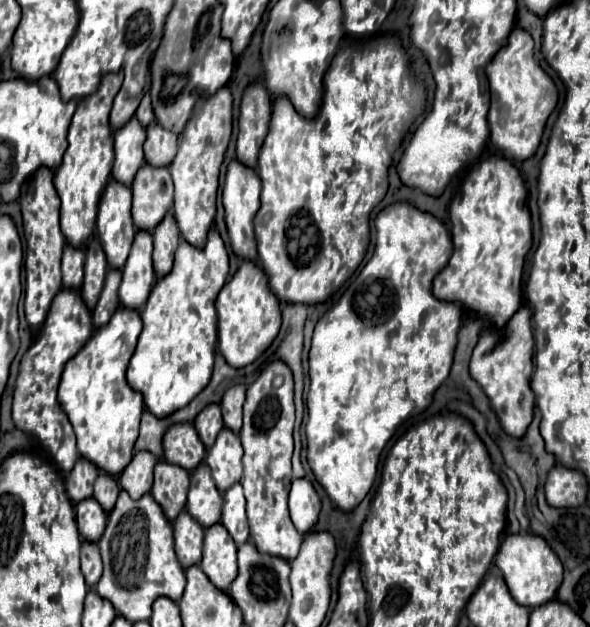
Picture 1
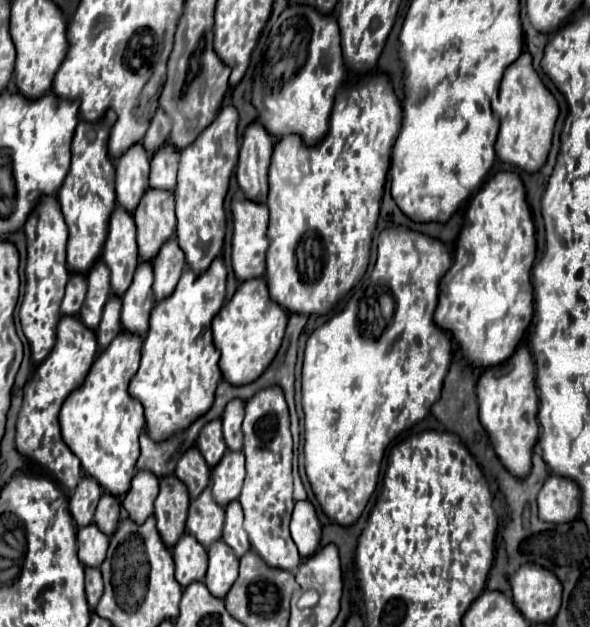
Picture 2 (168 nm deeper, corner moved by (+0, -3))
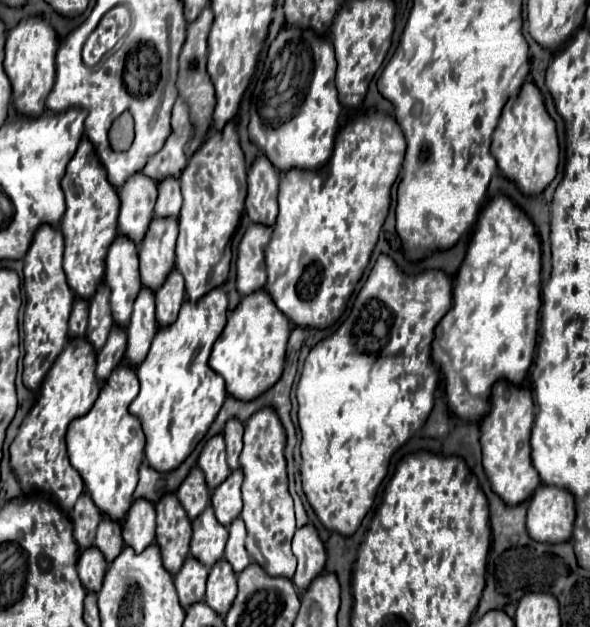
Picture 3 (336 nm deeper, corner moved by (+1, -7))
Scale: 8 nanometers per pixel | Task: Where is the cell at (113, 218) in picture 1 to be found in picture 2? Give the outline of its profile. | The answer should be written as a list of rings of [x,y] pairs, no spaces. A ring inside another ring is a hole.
[[[117,205],[109,219],[109,233],[103,245],[103,259],[111,271],[111,287],[123,295],[131,285],[135,265],[139,265],[135,221],[127,209]]]

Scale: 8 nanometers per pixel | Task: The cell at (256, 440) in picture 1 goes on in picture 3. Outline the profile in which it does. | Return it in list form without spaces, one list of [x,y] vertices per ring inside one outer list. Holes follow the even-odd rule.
[[[266,407],[254,413],[246,421],[244,449],[240,453],[240,467],[244,473],[244,483],[242,483],[244,509],[240,517],[244,519],[248,529],[246,549],[250,557],[258,565],[262,565],[262,569],[266,569],[270,577],[292,579],[296,561],[294,561],[294,553],[290,551],[290,543],[296,531],[296,519],[294,519],[292,497],[288,493],[284,445],[286,445],[286,433],[274,409]]]

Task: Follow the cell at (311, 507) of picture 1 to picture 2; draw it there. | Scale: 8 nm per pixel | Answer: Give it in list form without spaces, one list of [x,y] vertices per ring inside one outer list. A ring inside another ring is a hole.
[[[295,501],[295,509],[291,515],[291,537],[301,553],[315,553],[321,539],[321,525],[311,501]]]

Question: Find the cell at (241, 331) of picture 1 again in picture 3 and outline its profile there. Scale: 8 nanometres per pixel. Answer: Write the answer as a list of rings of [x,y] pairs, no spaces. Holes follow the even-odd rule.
[[[256,291],[242,299],[242,303],[228,315],[228,325],[216,339],[210,355],[210,367],[224,377],[228,395],[238,401],[252,401],[282,377],[290,331],[292,323],[278,311],[266,291]]]

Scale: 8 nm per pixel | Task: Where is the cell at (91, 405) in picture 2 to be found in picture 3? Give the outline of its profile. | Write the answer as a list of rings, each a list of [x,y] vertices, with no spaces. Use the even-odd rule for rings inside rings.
[[[120,365],[118,369],[114,369],[114,373],[110,375],[110,379],[102,385],[102,391],[98,395],[98,401],[94,403],[94,407],[84,415],[78,417],[70,423],[68,429],[68,455],[70,455],[70,463],[72,467],[82,475],[86,491],[90,493],[94,505],[112,521],[122,521],[132,505],[132,493],[136,489],[138,483],[138,467],[144,461],[144,433],[142,433],[142,425],[138,421],[138,417],[130,415],[128,405],[132,403],[132,399],[138,395],[138,377],[134,373],[132,367]]]

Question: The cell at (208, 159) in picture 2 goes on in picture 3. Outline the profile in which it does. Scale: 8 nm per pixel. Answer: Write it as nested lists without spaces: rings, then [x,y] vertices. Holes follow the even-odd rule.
[[[228,123],[222,131],[208,135],[180,175],[184,205],[178,217],[180,235],[176,245],[176,269],[186,281],[186,295],[192,303],[228,279],[232,259],[230,237],[238,227],[248,193],[246,173],[248,169],[238,143],[238,133],[234,123]]]

